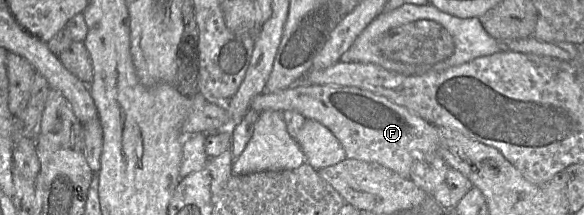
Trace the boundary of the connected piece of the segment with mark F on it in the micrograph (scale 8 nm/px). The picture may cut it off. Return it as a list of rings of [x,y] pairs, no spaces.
[[[339,85],[293,86],[254,96],[249,108],[261,113],[266,110],[297,111],[306,119],[326,126],[345,150],[346,158],[380,164],[399,175],[410,178],[412,163],[426,153],[437,153],[438,127],[391,100],[356,87]]]

